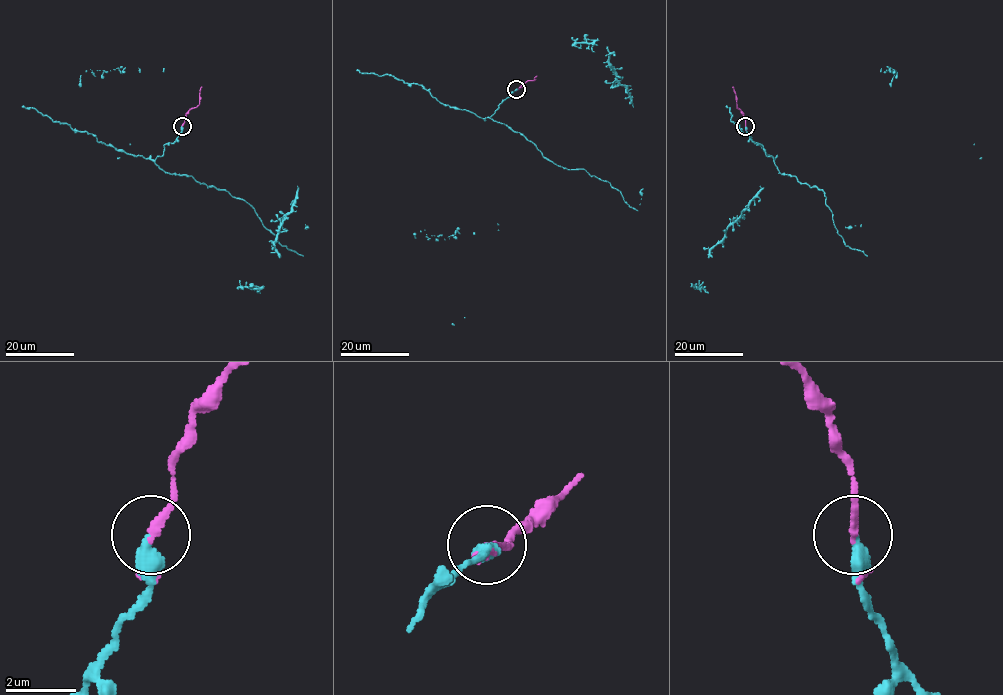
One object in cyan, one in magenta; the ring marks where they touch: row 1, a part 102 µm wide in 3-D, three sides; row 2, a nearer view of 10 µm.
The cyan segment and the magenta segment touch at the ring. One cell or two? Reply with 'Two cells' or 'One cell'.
One cell

